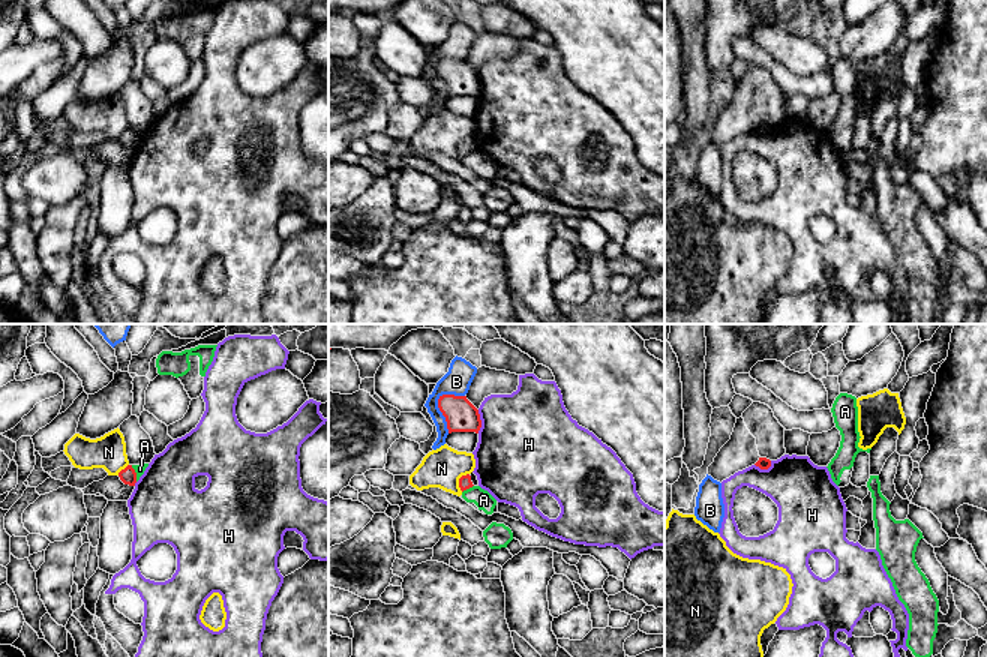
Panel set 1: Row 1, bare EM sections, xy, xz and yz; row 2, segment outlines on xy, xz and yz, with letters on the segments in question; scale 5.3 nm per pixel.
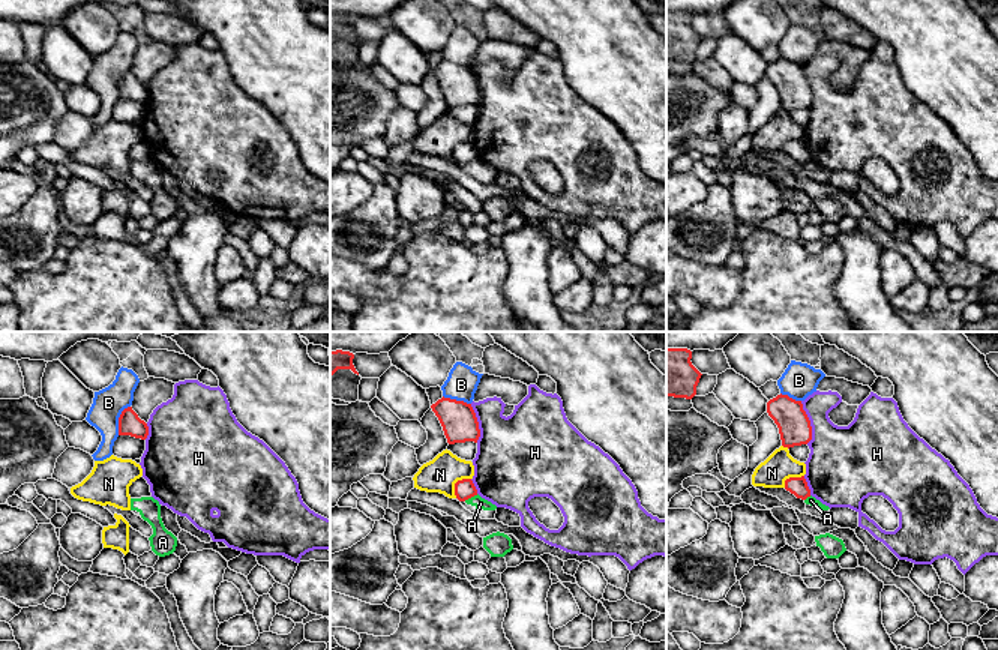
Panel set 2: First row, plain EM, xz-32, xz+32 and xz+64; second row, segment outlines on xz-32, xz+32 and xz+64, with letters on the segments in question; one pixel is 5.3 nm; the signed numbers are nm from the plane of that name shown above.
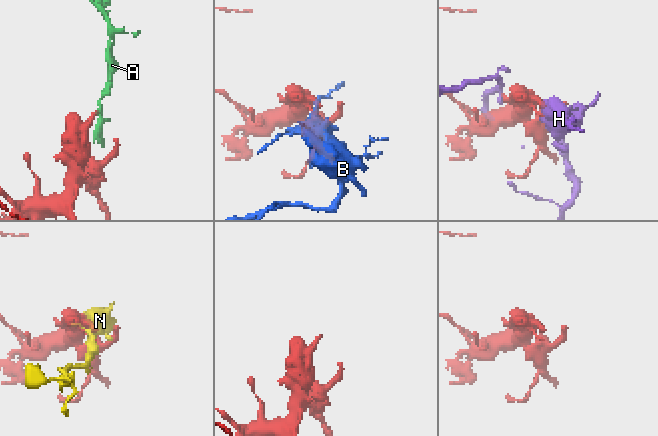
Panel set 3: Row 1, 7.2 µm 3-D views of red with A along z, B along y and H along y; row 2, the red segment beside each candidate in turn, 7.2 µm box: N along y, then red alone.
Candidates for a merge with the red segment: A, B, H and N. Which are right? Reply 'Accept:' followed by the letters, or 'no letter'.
Accept: no letter

